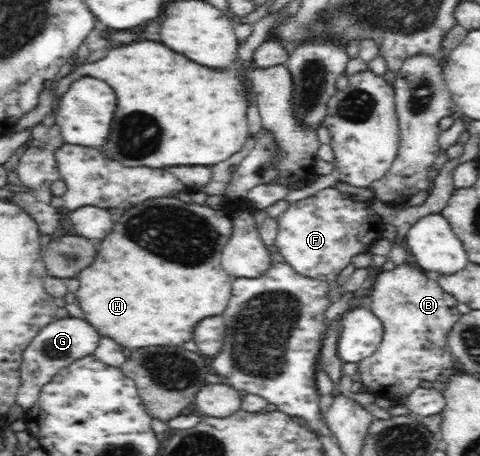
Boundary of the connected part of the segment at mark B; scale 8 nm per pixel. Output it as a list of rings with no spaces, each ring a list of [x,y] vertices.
[[[409,257],[391,270],[375,270],[376,280],[371,286],[372,312],[382,321],[383,338],[373,355],[358,362],[362,382],[370,392],[394,398],[396,394],[411,394],[422,380],[436,380],[436,376],[452,368],[452,354],[416,354],[416,352],[451,352],[446,344],[446,332],[460,320],[456,297],[447,293],[439,282],[426,275]]]

